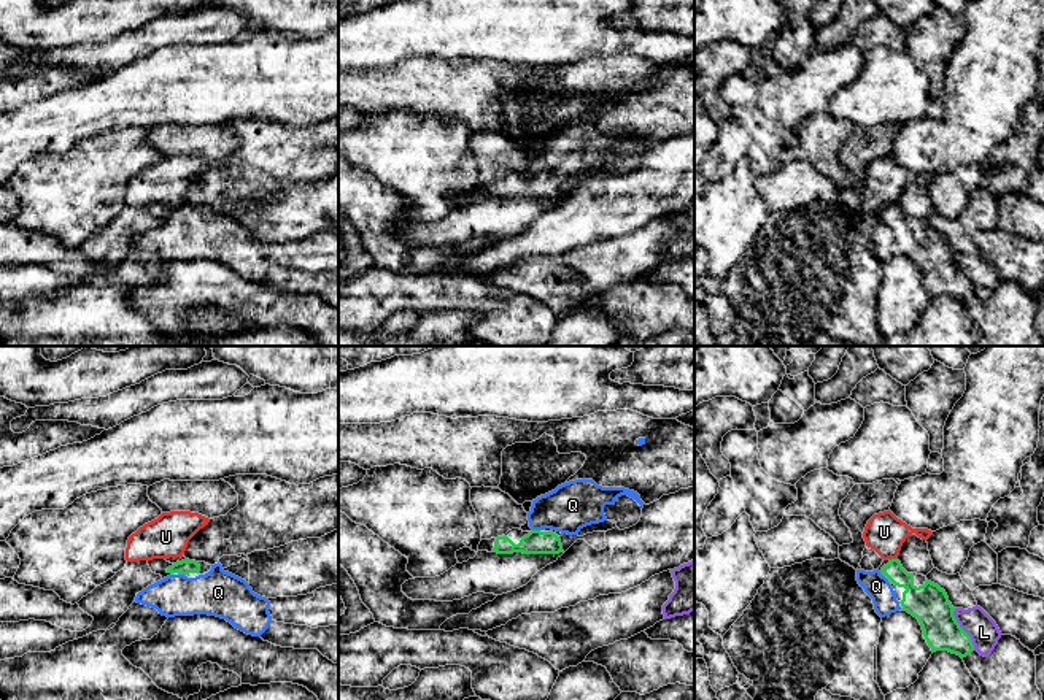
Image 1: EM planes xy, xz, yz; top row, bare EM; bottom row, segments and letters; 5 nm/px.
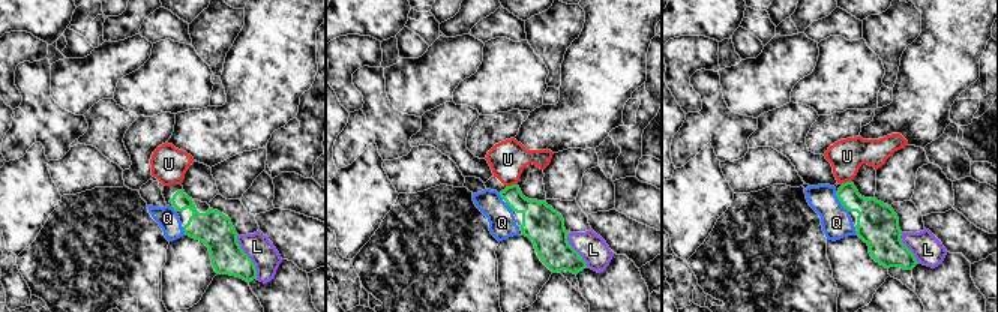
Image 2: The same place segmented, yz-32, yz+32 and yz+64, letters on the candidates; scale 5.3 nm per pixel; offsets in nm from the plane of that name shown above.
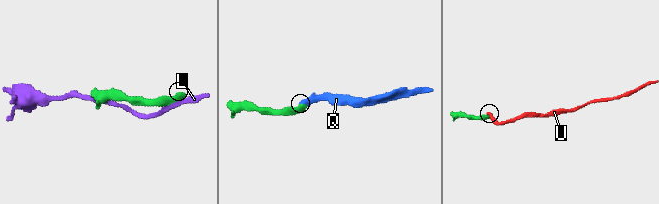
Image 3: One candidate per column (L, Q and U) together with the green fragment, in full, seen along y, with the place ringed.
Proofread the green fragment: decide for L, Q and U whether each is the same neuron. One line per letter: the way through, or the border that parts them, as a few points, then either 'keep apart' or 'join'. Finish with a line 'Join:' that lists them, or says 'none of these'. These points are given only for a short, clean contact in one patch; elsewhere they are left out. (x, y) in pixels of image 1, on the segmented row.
L: keep apart
Q: join
U: border along yz (897, 557), (890, 561); keep apart
Join: Q

